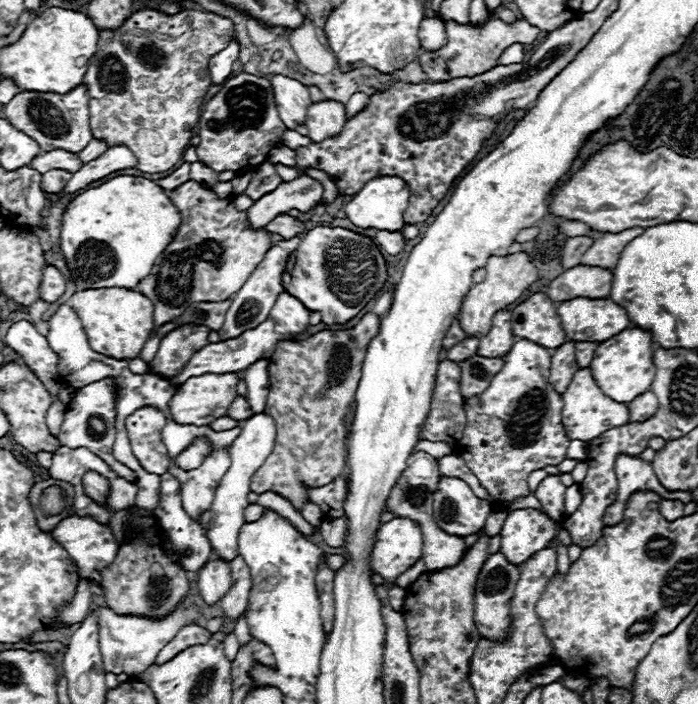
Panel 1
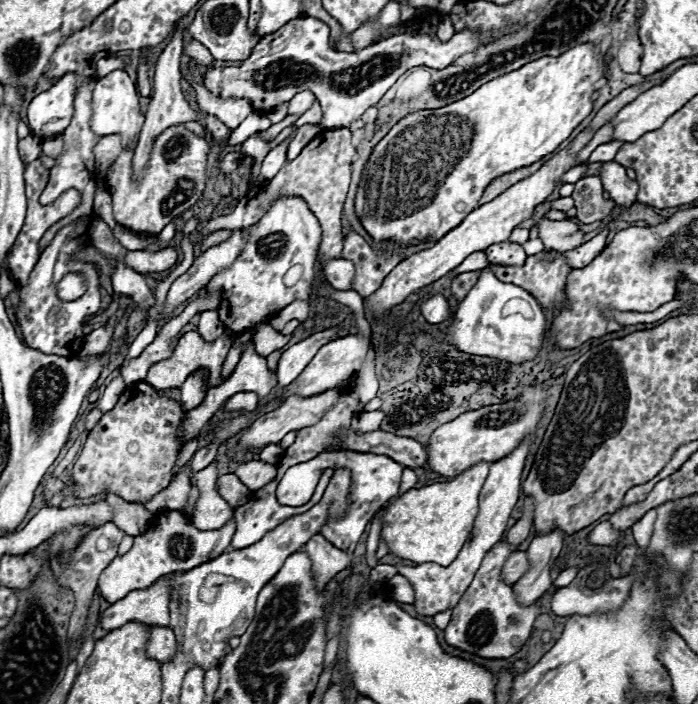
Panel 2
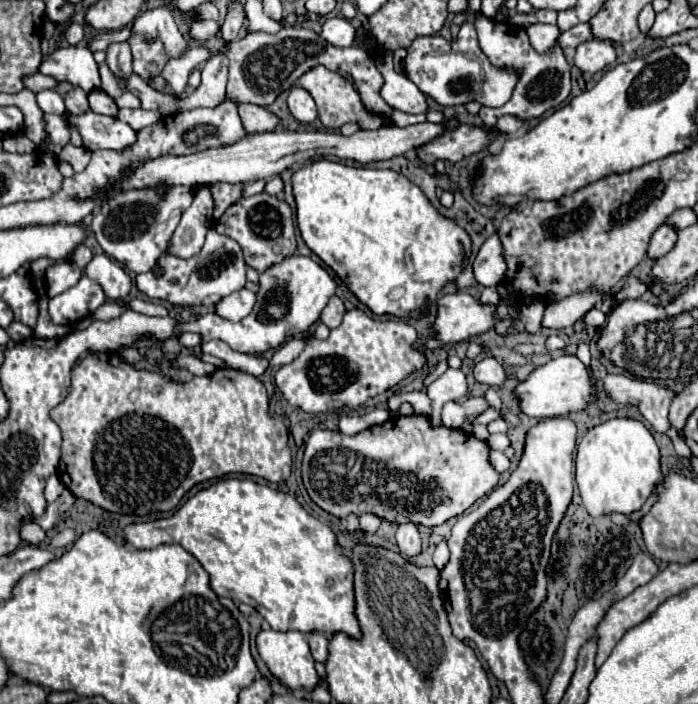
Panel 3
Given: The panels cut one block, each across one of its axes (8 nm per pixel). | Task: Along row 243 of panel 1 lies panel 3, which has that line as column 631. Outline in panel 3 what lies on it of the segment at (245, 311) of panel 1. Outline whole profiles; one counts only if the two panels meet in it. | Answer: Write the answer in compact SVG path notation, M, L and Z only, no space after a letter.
M628 278L626 286L620 288L620 290L614 294L614 300L618 300L618 302L636 300L636 298L640 298L646 290L648 290L648 288L646 288L644 282L640 282L640 280L636 280L636 278Z

